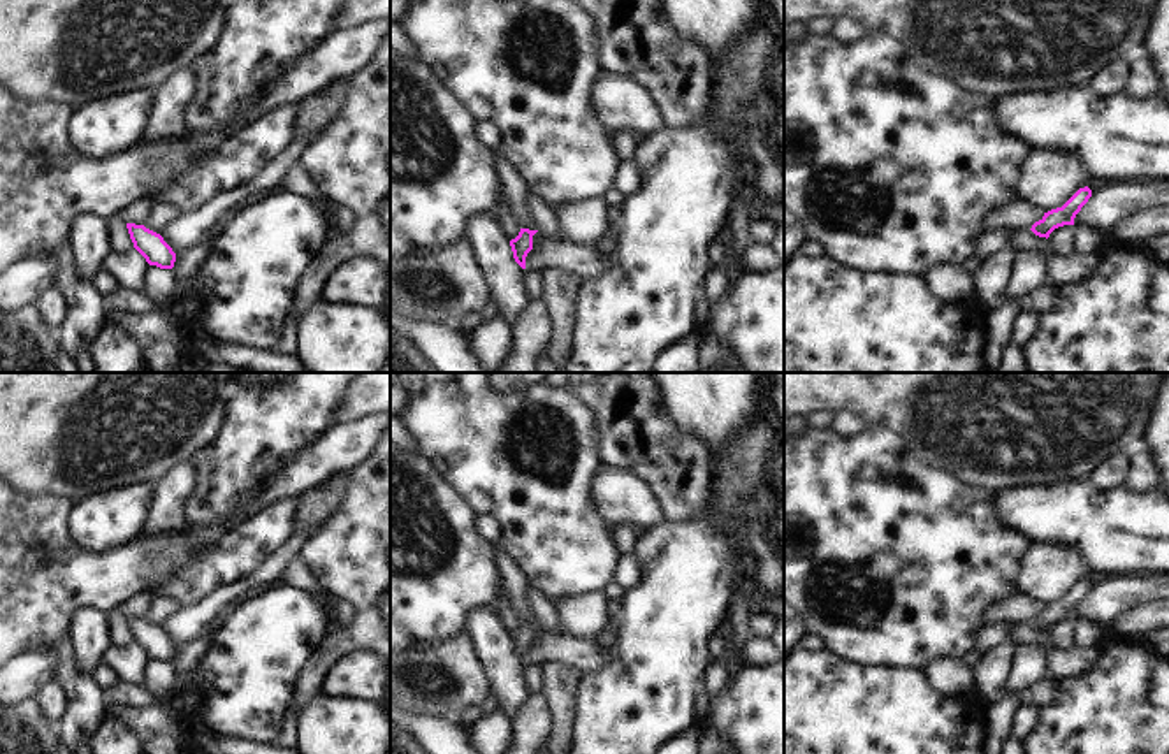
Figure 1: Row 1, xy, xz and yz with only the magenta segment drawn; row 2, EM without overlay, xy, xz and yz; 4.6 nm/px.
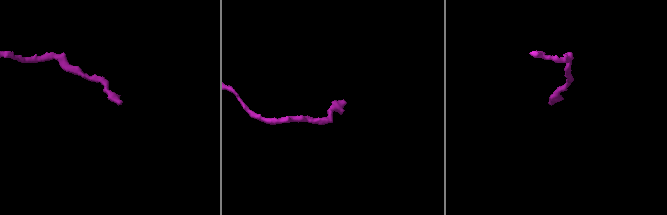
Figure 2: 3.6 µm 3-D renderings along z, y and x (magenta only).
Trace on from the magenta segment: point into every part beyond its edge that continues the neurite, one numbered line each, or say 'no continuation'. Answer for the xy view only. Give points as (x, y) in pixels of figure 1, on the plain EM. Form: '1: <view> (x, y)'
no continuation

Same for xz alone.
no continuation

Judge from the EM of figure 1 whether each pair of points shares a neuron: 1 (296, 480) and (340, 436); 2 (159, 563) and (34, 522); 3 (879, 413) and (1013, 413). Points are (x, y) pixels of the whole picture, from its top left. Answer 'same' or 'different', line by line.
1: same
2: same
3: same

